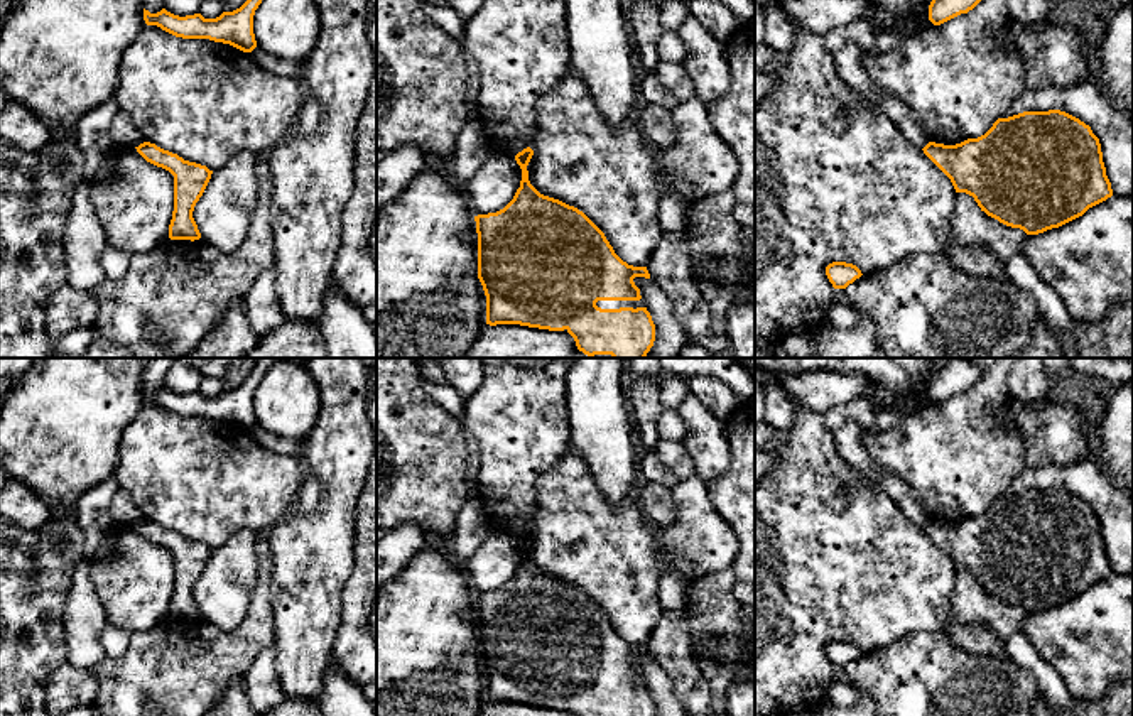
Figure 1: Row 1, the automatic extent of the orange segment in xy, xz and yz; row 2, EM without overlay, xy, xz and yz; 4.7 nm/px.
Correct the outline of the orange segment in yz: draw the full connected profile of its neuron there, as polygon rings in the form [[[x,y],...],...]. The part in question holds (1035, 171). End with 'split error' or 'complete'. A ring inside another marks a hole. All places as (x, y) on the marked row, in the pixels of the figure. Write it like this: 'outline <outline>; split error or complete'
outline [[[1060,110],[1023,111],[1008,118],[998,118],[978,138],[968,138],[956,145],[929,142],[922,150],[951,179],[956,193],[973,196],[988,216],[1006,226],[1020,228],[1027,235],[1059,228],[1113,196],[1099,138],[1089,125]]]; complete

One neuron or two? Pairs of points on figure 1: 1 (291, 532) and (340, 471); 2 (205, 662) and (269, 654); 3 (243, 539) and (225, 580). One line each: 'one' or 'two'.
1: one
2: two
3: one

